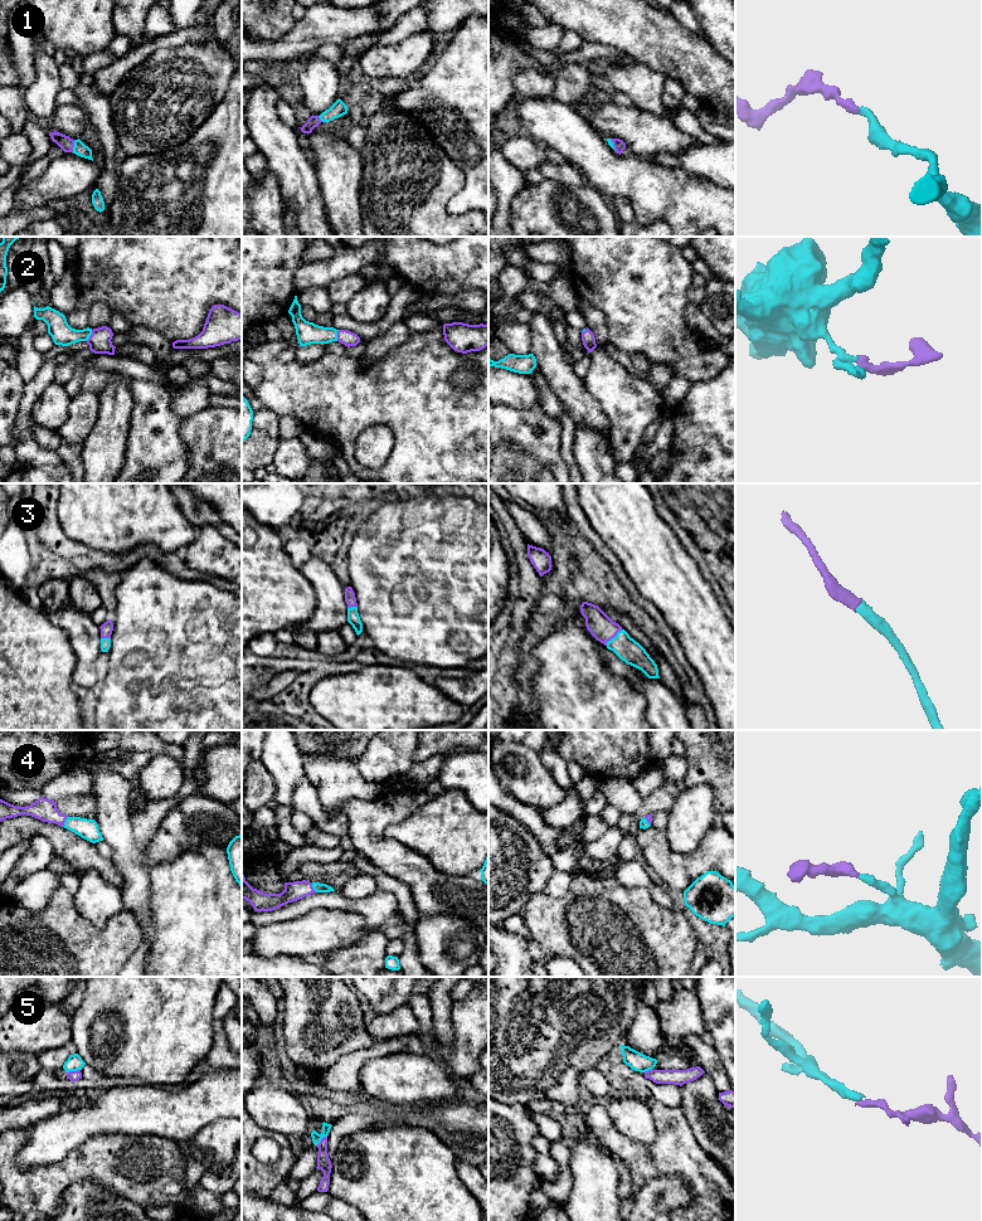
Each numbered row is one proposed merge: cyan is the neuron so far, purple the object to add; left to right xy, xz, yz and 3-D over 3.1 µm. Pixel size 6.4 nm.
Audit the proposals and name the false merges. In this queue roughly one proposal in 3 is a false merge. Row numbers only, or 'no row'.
5

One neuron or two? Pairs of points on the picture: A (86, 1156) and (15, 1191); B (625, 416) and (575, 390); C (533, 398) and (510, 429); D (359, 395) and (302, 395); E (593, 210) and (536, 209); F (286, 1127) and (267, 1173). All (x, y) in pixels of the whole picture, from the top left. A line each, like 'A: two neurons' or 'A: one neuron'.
A: one neuron
B: two neurons
C: two neurons
D: one neuron
E: one neuron
F: two neurons

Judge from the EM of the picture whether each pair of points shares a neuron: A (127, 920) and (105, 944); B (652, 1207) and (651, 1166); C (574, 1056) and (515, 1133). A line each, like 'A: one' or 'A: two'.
A: one
B: two
C: two

